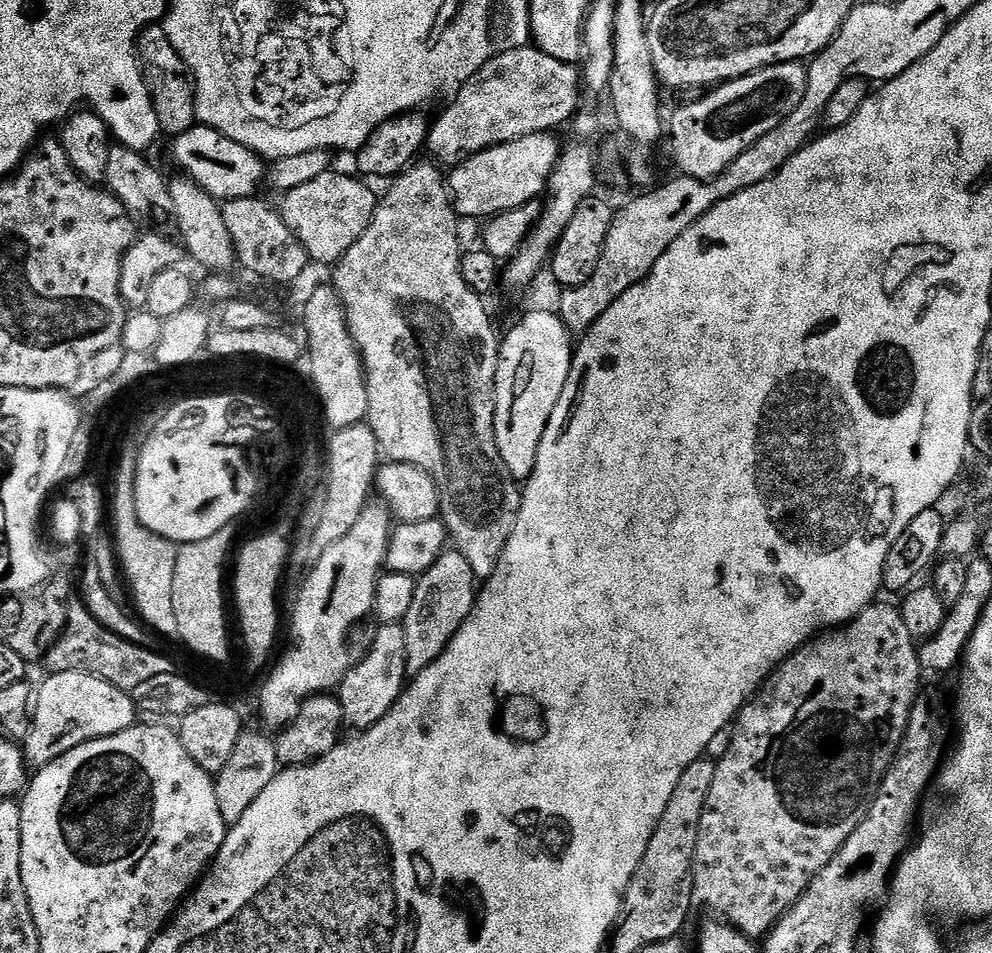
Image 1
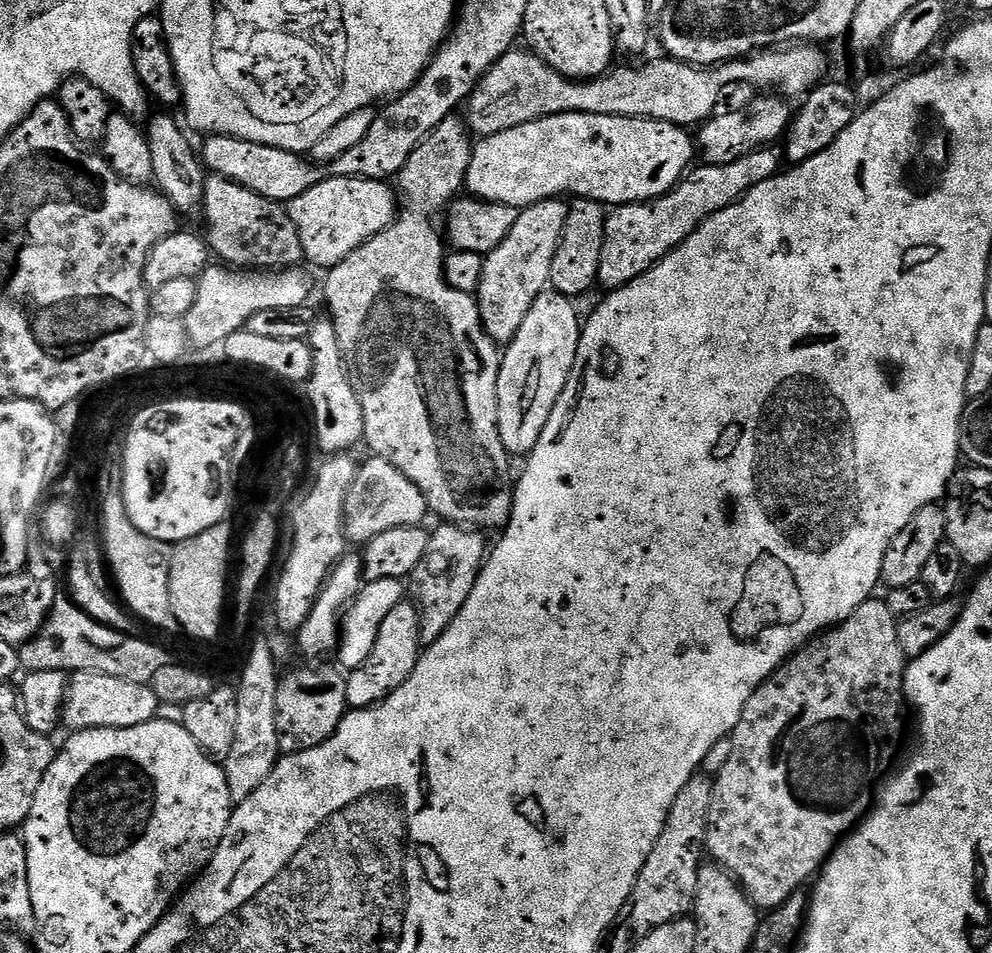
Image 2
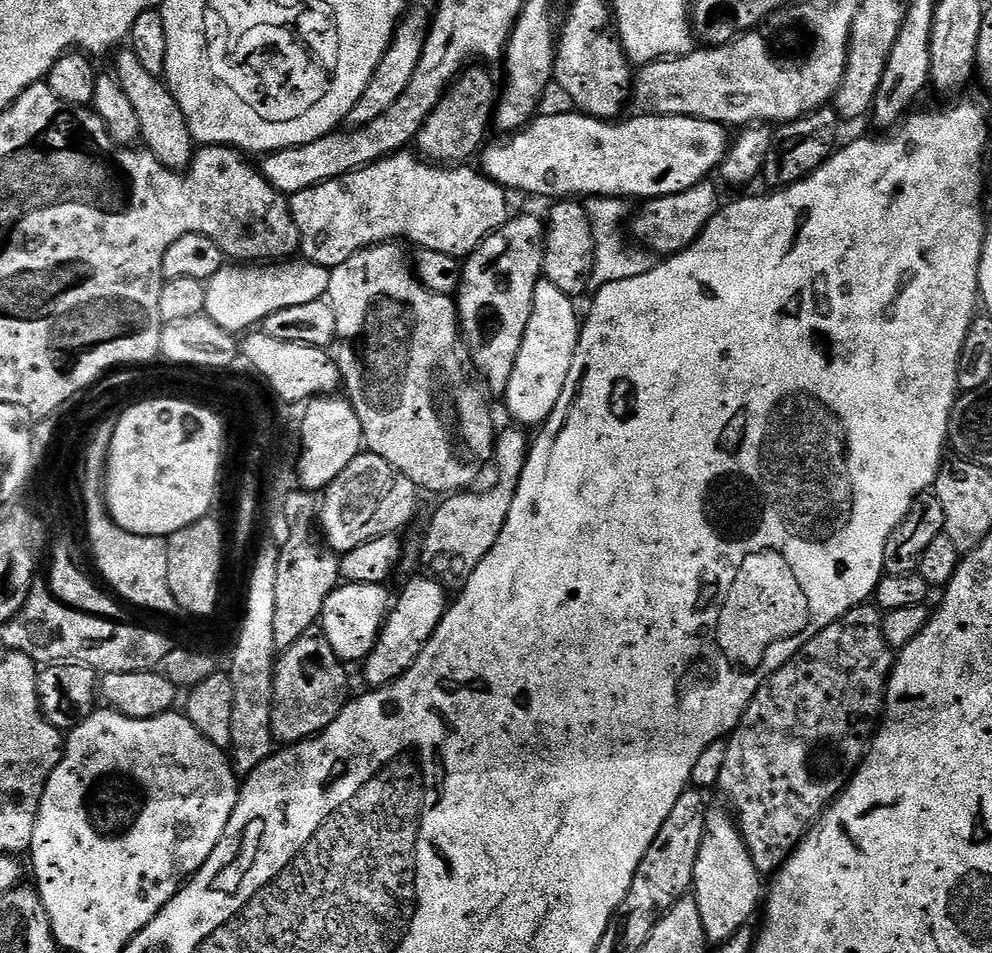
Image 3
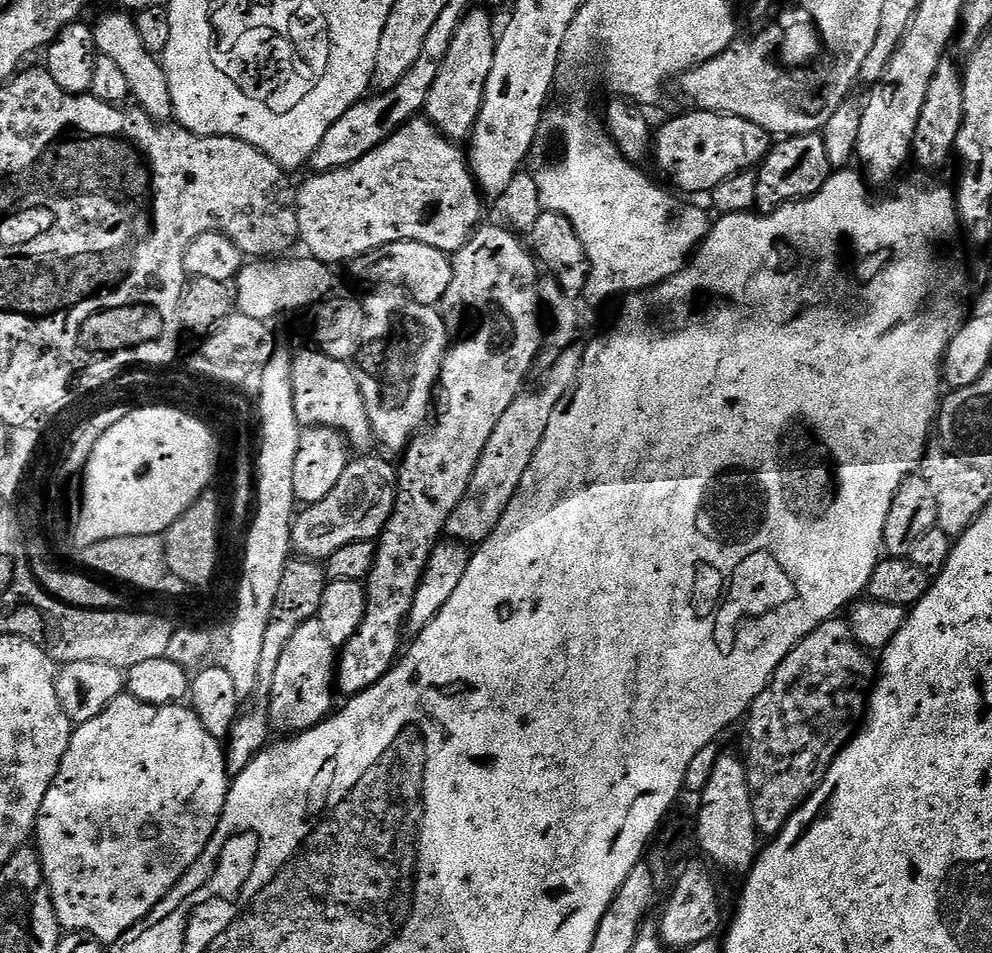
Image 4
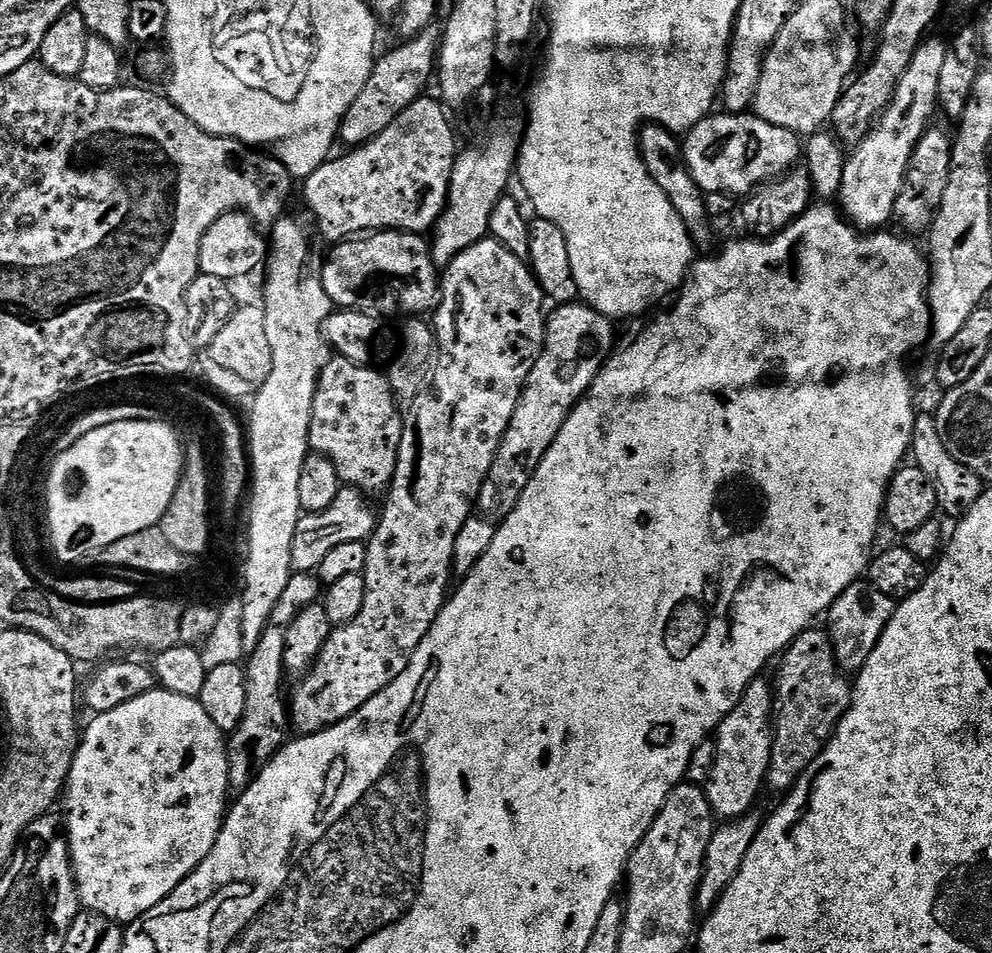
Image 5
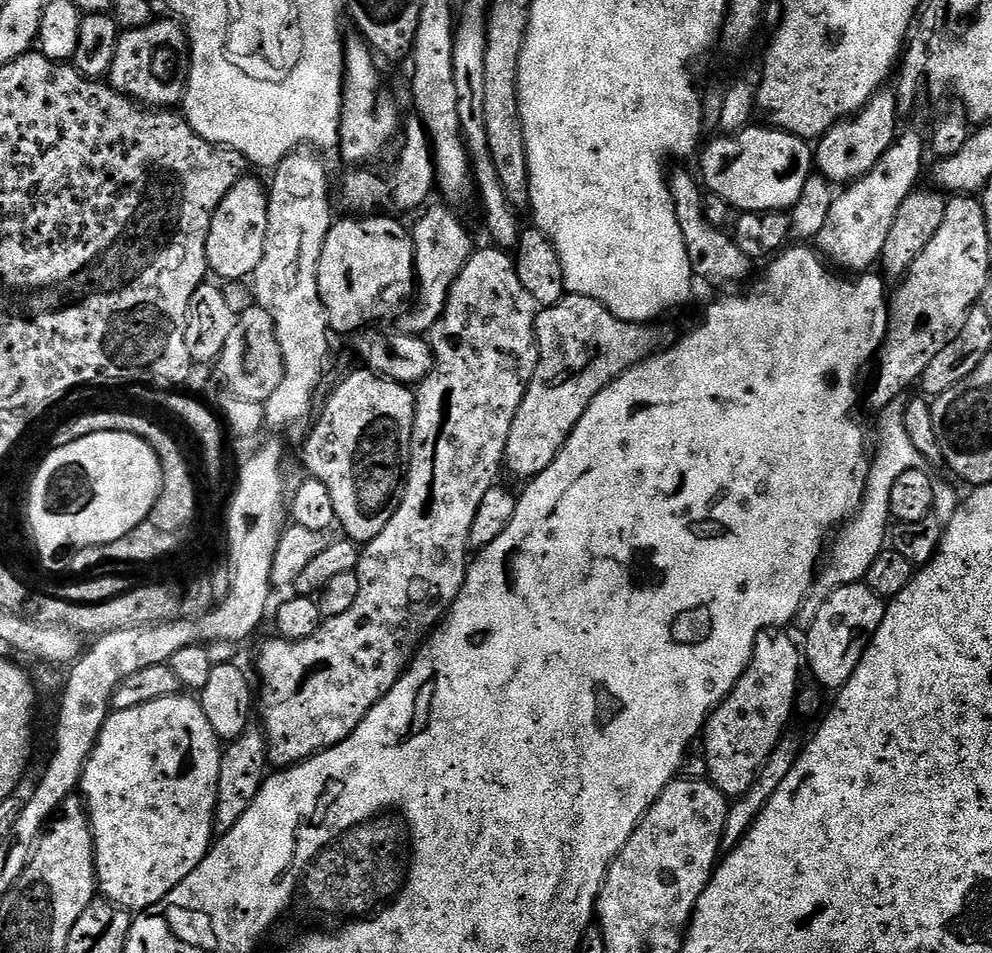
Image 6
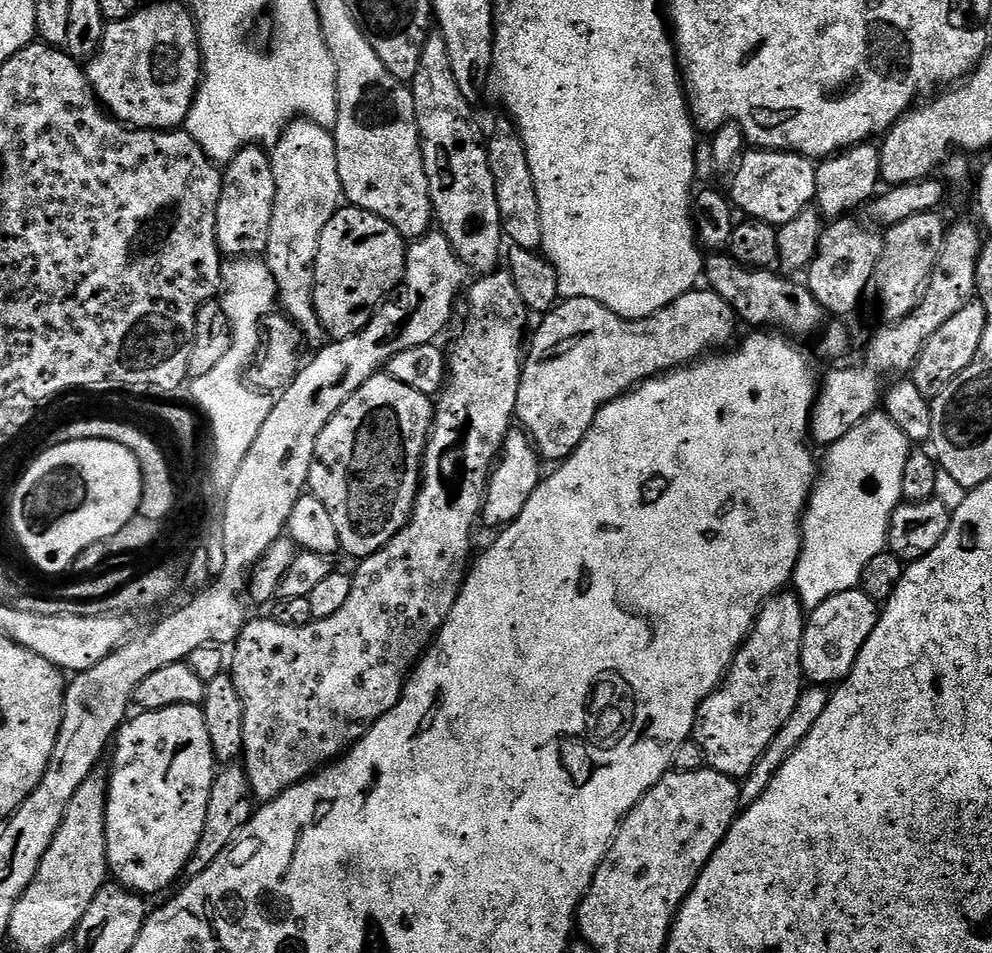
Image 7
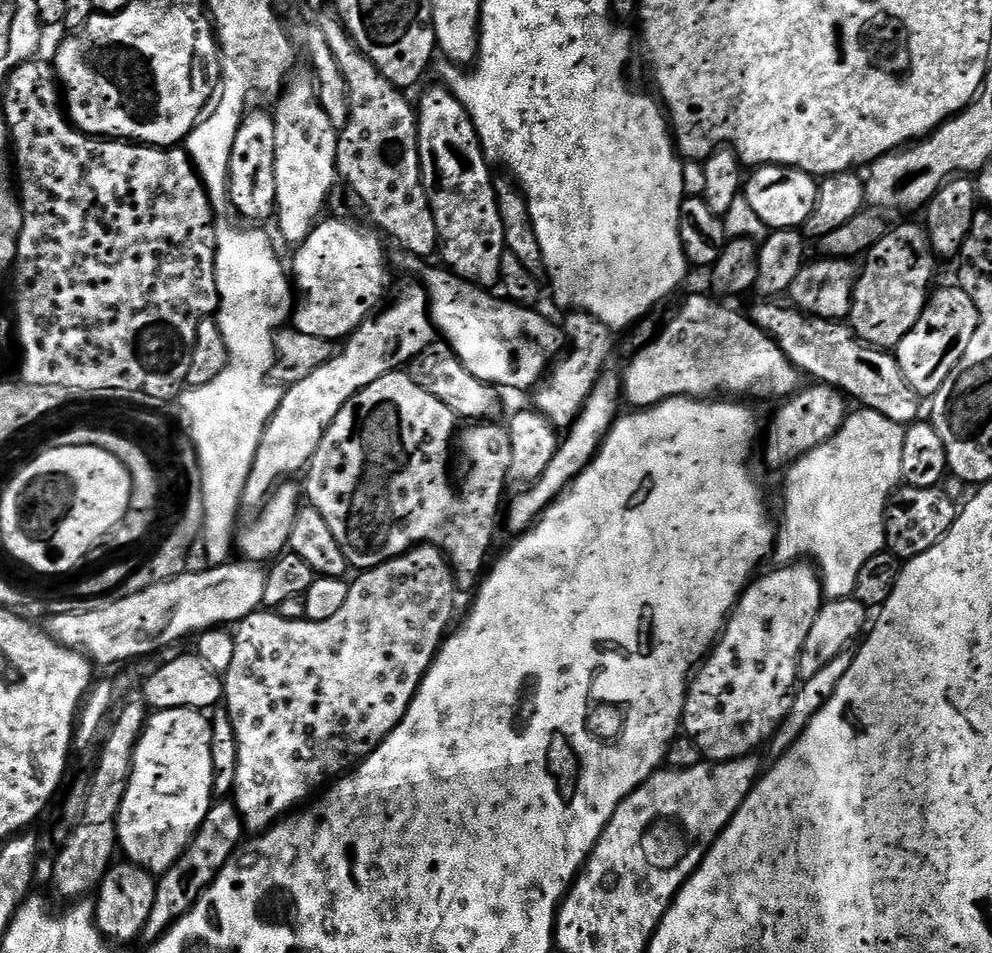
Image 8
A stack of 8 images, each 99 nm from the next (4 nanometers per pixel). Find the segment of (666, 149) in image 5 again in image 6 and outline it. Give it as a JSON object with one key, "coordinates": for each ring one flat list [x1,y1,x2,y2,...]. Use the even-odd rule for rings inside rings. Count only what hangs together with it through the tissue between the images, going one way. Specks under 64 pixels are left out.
{"coordinates":[[676,168,667,173,670,198,674,202,674,218,682,229,682,242,686,242,686,254,690,258,692,275,697,281,705,280,716,288,727,284,740,284,754,268,754,261,742,250,738,250,735,239,724,228,716,228,704,213,705,189,695,175,684,168]]}

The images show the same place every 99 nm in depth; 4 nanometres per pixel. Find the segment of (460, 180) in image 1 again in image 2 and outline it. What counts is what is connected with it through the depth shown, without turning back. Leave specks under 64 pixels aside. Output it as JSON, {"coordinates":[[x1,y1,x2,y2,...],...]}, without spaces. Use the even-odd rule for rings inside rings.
{"coordinates":[[585,112,543,116,540,120,514,126,514,130,502,130,502,134,477,139,464,183,467,191,472,191,469,193,477,200,487,200,489,204,508,204,518,209,528,208,539,200,563,197,563,192,568,191,573,192,573,197,597,200,605,206,651,202,676,187,693,167,694,140,688,137,688,132,687,127,661,120,647,120,641,116]]}

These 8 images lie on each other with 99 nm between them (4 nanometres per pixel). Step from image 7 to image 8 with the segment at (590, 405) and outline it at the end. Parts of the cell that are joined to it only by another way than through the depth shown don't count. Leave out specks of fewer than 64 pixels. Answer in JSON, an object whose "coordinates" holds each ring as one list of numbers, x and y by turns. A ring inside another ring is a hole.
{"coordinates":[[688,296,684,300,684,305,669,318,664,324,664,329,633,358,628,364,628,369,622,372,622,396,625,401,632,403,633,409,653,408,656,404,662,403,663,400,669,400,675,396,691,396,694,400,705,401,709,398,748,398,744,396,757,396,760,400,776,400,783,401,785,398,791,398,801,391,802,374,790,362,790,358,786,358,786,354,772,339,765,334,760,327,752,321,747,315,744,316,740,312,735,312,732,308,727,308,727,303,721,302,719,299,708,296],[573,311,569,316,572,317,565,322,564,328,562,324,562,332,566,337,566,351,551,365,546,379,534,392,535,411,540,412,557,430,571,428,580,416,590,390,594,390,594,386,600,381,602,373,609,367,608,359,612,356,613,329,607,328,602,322,584,312]]}

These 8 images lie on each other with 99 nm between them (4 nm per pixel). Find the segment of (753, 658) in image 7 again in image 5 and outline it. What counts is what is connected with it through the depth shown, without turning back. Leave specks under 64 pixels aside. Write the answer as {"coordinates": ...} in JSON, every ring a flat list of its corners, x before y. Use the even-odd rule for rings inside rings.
{"coordinates":[[764,678,752,680,738,706,734,706,734,710,730,710,716,728,714,770,706,791,713,813,721,821,746,815,757,803,760,787,765,787,768,770,772,766,773,699,774,688,769,681,767,684]]}

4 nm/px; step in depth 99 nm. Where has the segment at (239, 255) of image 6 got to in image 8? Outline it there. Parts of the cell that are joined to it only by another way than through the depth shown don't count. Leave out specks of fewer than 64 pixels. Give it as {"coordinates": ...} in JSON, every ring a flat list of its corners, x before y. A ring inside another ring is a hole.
{"coordinates":[[249,111,234,134,234,146,230,150,227,199,232,199,236,212,244,222,264,222,273,219,276,210,278,182,274,182,274,122,272,112]]}

